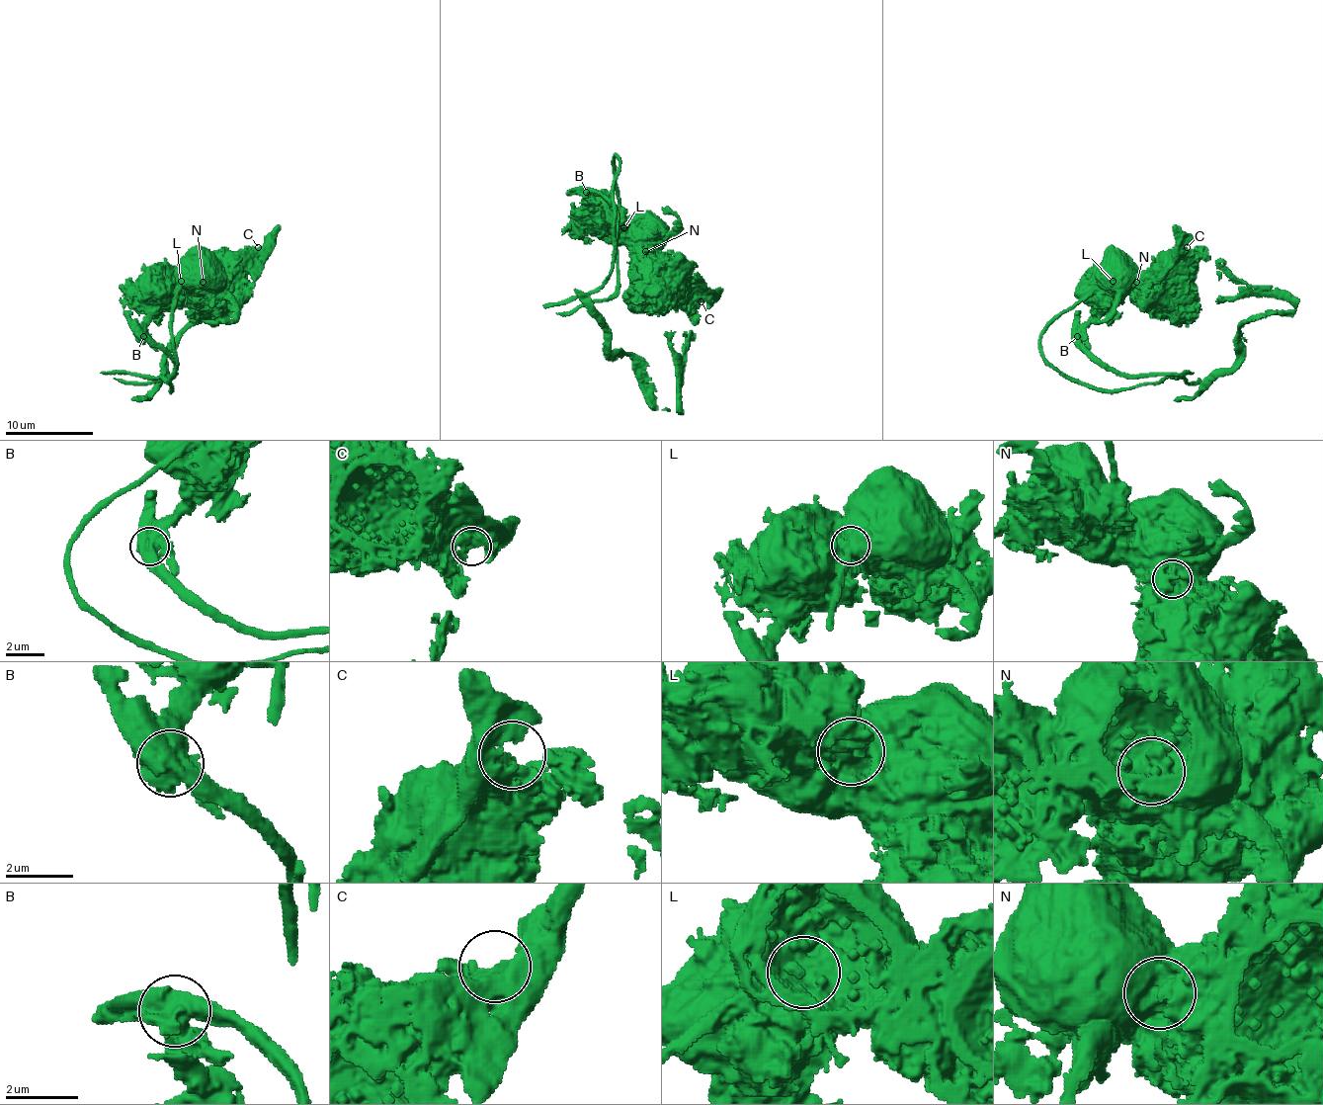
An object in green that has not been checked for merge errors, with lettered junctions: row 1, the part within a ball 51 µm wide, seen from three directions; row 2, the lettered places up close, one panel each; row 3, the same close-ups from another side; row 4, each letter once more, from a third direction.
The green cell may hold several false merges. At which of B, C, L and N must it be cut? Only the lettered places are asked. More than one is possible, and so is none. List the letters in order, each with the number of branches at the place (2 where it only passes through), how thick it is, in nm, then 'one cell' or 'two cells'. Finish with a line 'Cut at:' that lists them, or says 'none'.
B: 3 branches meet; 650 nm thick; one cell
C: 1 branches meet; 800 nm thick; one cell
L: 2 branches meet; 1050 nm thick; two cells
N: 2 branches meet; 1100 nm thick; two cells
Cut at: L, N

